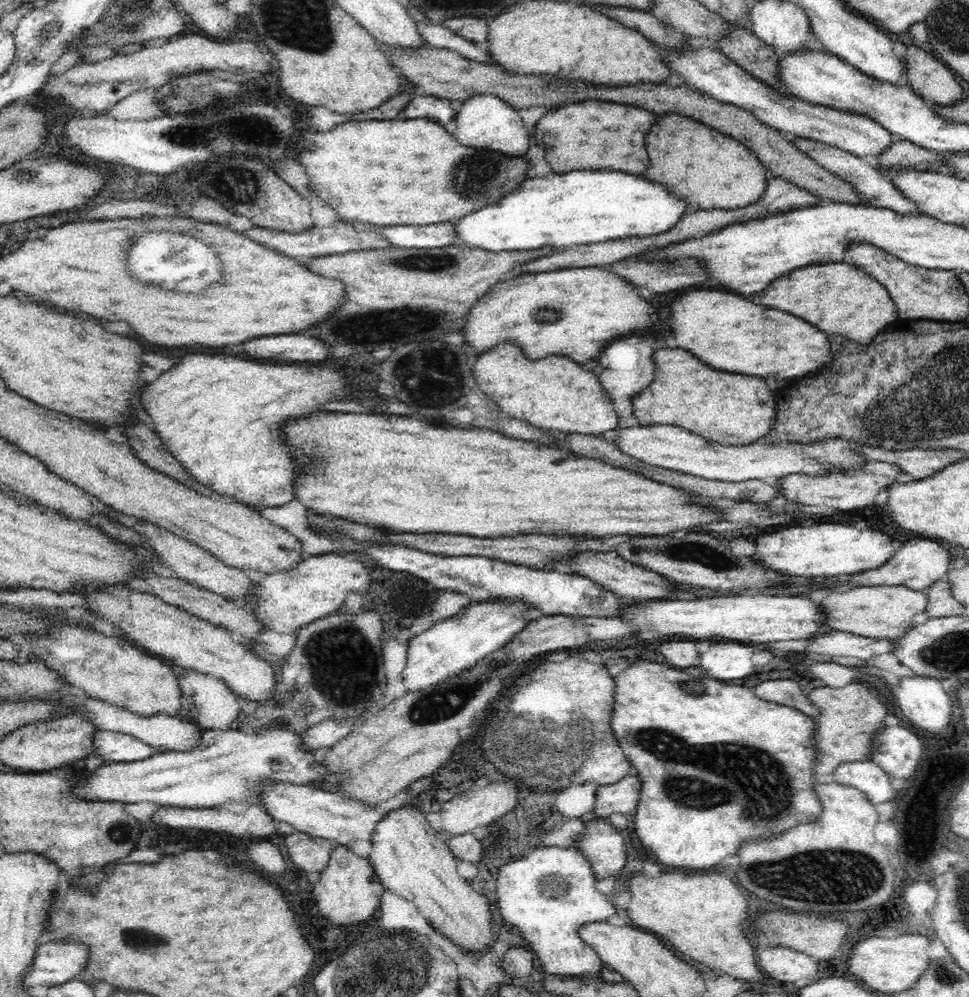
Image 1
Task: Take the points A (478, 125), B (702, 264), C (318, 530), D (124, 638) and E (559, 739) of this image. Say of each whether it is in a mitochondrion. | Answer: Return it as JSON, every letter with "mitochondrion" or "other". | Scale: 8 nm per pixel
{"A":"other","B":"other","C":"other","D":"other","E":"mitochondrion"}

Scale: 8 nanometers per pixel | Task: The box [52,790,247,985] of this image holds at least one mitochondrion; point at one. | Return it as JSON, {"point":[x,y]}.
{"point":[136,938]}

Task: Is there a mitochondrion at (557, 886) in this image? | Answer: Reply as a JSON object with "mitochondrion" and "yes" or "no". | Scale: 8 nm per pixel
{"mitochondrion":"yes"}

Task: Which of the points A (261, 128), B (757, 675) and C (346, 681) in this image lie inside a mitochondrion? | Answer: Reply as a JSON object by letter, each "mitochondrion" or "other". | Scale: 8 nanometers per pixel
{"A":"mitochondrion","B":"other","C":"mitochondrion"}

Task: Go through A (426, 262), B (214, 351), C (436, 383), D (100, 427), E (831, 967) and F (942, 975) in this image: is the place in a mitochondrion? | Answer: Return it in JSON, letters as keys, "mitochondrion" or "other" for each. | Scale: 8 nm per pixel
{"A":"mitochondrion","B":"other","C":"mitochondrion","D":"other","E":"other","F":"mitochondrion"}

